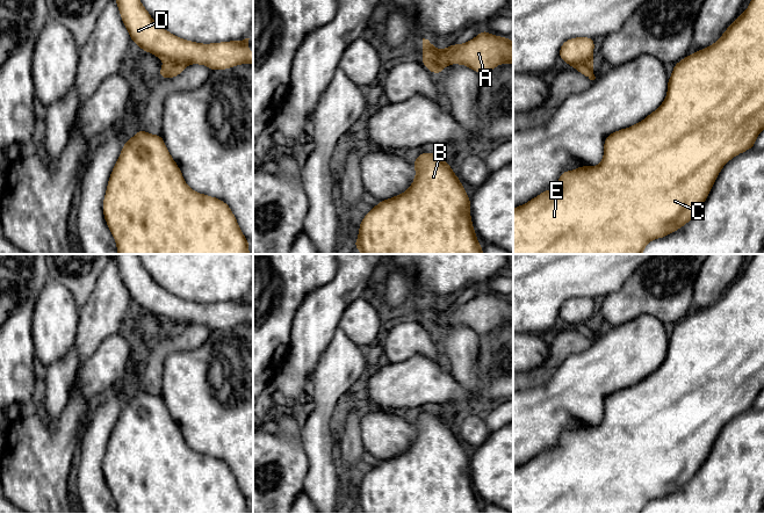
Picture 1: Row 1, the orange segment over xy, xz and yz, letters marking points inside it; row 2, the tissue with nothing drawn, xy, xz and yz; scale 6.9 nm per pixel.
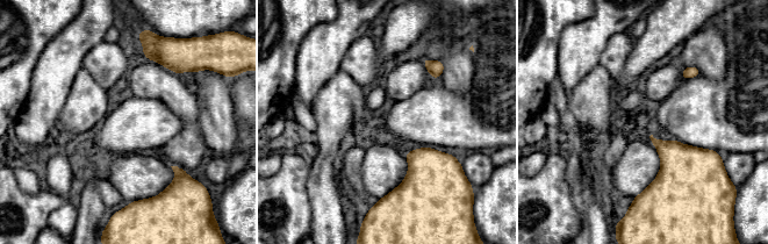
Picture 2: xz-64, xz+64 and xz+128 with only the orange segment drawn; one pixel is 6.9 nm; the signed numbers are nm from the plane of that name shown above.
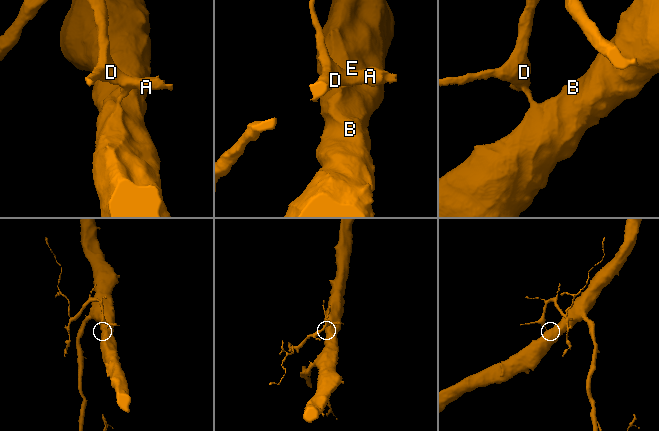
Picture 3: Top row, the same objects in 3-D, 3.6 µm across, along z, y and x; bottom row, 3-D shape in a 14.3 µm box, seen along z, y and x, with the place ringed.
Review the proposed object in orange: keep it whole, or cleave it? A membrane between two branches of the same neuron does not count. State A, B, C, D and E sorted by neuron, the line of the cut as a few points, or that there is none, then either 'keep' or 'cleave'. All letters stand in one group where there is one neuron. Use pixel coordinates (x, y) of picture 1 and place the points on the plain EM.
A D / B C E | xz (423, 317), (430, 320), (439, 320), (444, 327) | cleave

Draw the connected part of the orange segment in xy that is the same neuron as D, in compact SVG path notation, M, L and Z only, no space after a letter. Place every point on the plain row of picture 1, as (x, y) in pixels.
M114 254L114 258L131 301L165 323L200 324L211 331L253 324L250 298L210 304L186 301L158 285L137 254Z

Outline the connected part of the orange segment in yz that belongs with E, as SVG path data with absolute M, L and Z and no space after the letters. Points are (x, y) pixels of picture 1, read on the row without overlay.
M754 254L747 270L738 275L722 296L712 305L687 314L673 325L663 363L635 385L618 390L605 398L604 418L594 427L581 426L565 430L555 448L548 449L529 462L513 469L513 514L642 514L646 505L673 493L687 484L709 455L723 426L735 415L756 406L755 400L764 389L764 254Z

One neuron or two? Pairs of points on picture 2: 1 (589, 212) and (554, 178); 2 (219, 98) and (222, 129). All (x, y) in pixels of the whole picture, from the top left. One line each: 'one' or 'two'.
1: two
2: one

